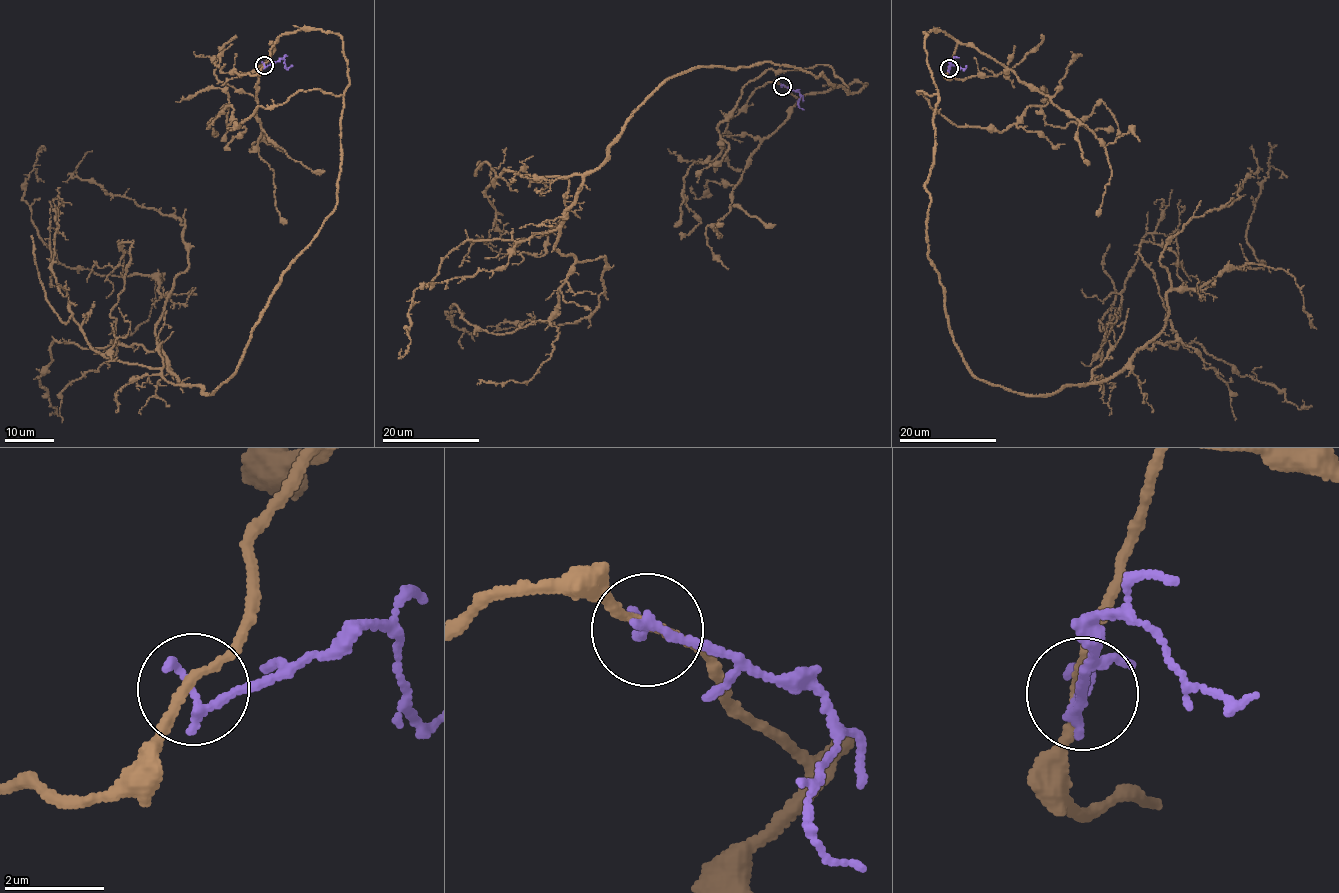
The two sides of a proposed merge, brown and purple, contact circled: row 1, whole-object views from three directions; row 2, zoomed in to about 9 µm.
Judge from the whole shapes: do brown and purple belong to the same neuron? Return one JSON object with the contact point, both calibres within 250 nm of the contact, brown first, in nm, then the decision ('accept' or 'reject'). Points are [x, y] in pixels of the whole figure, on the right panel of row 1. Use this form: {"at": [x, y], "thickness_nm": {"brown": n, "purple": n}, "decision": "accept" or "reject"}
{"at": [949, 68], "thickness_nm": {"brown": 170, "purple": 200}, "decision": "reject"}

